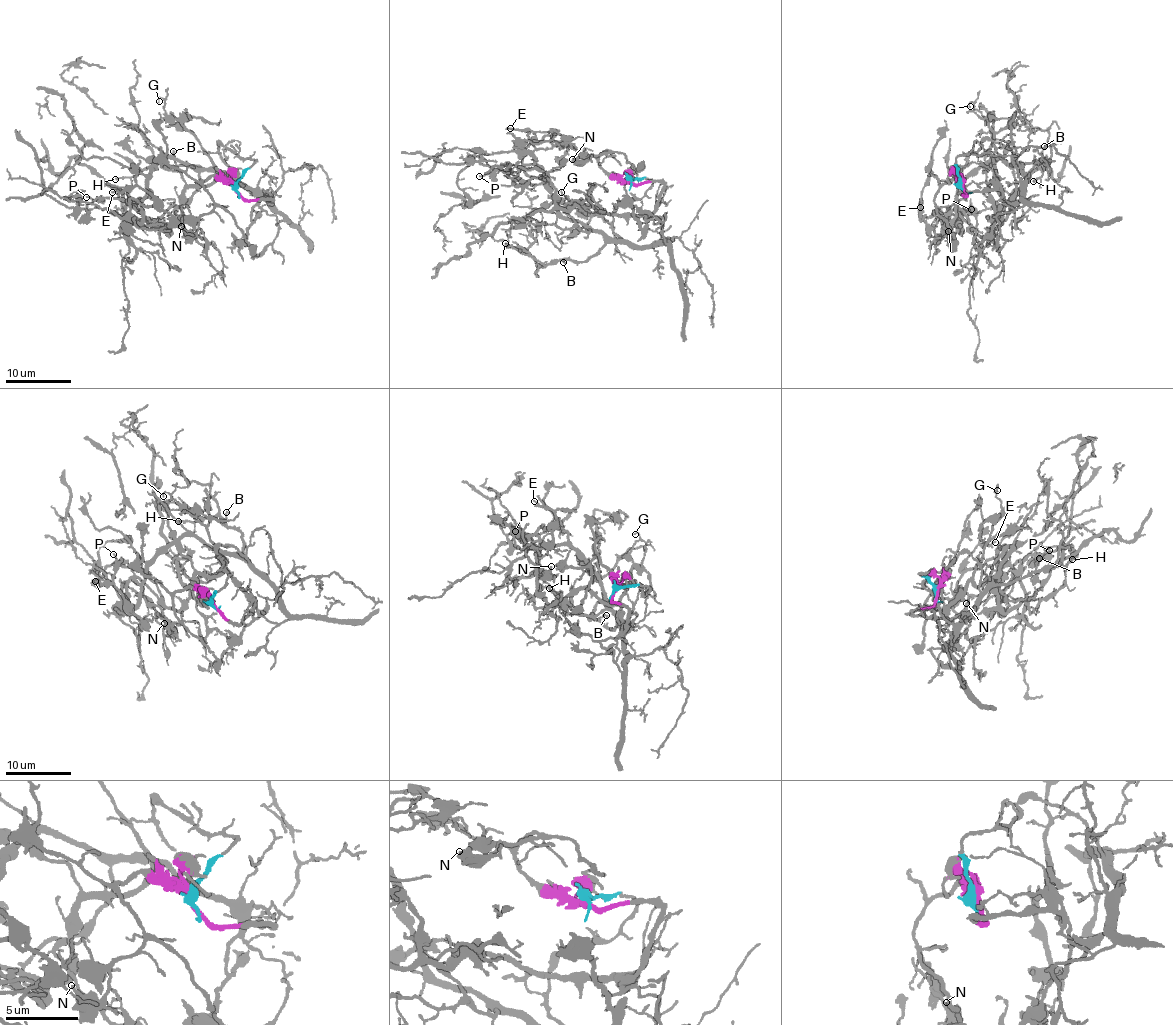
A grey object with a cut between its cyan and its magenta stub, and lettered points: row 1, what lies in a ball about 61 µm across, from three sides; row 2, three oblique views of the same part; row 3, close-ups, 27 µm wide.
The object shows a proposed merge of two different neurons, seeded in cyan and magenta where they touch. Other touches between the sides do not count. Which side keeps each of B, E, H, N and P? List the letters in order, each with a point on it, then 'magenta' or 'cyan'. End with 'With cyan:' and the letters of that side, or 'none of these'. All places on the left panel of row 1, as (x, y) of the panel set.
B: (173, 151) | cyan
E: (112, 192) | magenta
H: (115, 179) | cyan
N: (181, 226) | magenta
P: (86, 197) | magenta
With cyan: B, H

